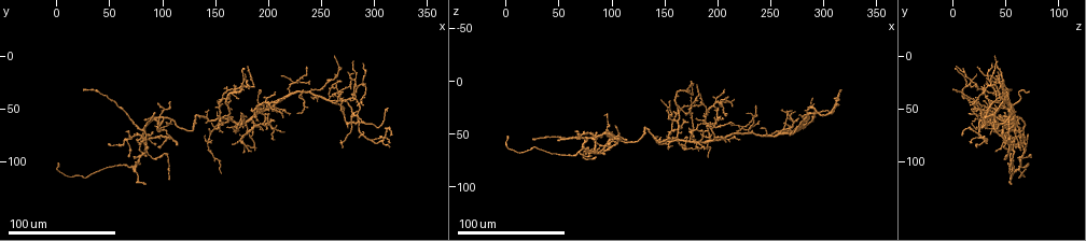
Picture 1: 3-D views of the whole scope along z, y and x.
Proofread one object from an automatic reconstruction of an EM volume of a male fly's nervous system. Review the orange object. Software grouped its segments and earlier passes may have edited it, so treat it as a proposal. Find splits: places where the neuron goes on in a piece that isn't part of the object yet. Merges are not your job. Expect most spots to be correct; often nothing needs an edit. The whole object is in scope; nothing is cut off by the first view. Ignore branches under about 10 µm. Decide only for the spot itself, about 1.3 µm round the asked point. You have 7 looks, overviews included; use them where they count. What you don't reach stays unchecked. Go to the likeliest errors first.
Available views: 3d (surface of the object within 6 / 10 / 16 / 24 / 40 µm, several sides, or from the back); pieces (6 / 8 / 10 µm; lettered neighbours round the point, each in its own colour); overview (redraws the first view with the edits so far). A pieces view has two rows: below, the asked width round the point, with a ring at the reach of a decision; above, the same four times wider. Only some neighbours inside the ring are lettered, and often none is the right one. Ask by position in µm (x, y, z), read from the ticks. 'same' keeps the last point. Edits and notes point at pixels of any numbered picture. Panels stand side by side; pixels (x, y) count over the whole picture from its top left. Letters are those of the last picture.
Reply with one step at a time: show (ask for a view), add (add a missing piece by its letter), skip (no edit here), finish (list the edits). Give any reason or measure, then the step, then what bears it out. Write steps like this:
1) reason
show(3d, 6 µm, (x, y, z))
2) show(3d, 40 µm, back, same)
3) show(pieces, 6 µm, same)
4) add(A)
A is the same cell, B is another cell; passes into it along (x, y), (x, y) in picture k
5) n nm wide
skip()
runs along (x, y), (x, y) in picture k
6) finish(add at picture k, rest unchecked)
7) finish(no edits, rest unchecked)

free end
show(3d, 40 µm, (190, 32, 72))

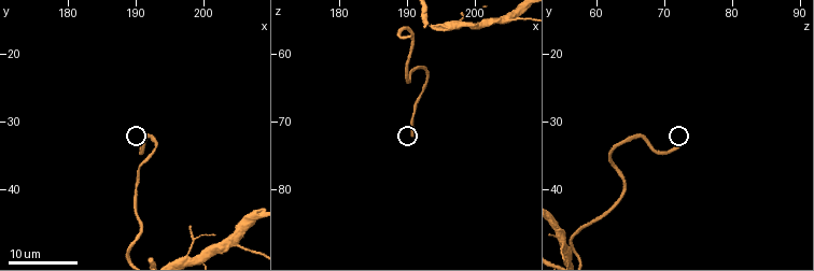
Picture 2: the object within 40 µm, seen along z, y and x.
zoom in
show(3d, 6 µm, (190.5, 34.0, 72.0))

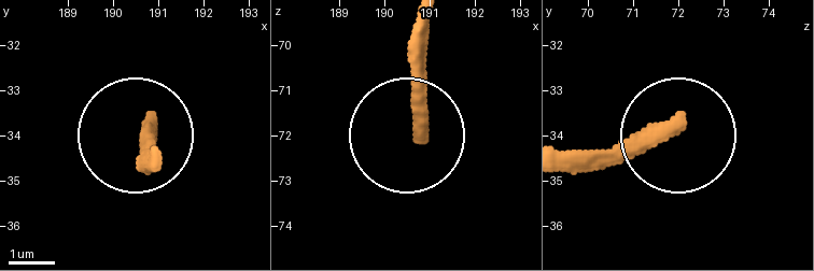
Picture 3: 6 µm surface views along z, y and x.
show(pieces, 6 µm, (190.80, 33.80, 71.95))

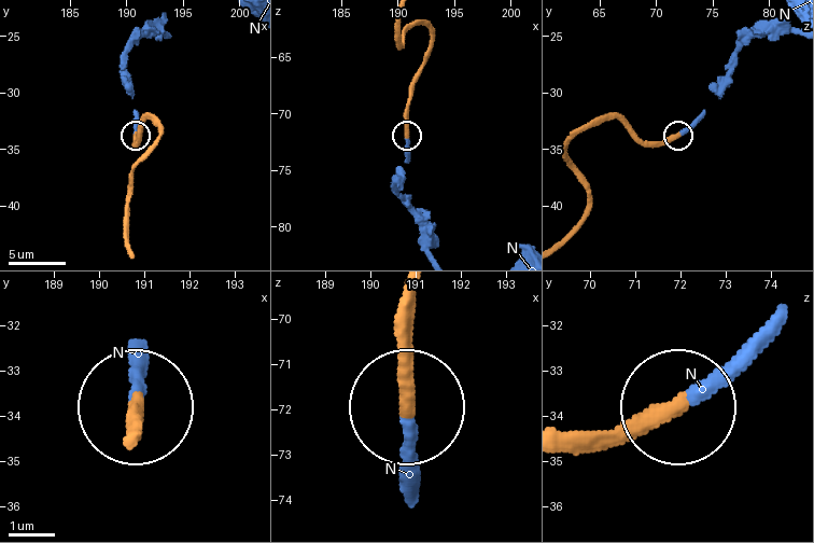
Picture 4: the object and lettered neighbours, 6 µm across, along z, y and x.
add(N)
N is the same cell; passes into it along (143, 430), (131, 360) in picture 4; the neuron continues

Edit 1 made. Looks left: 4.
show(overview)

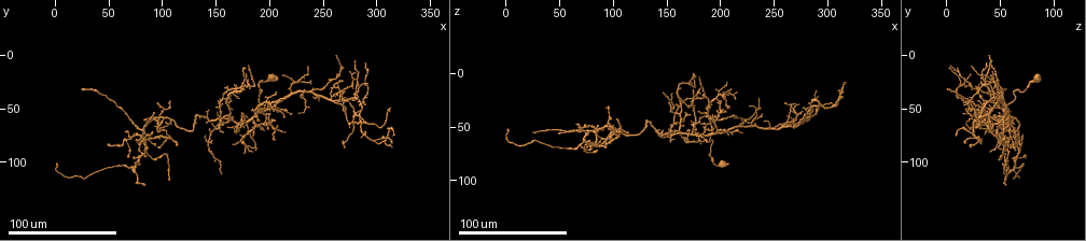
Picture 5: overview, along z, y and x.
show(3d, 40 µm, (208, 32, 8))

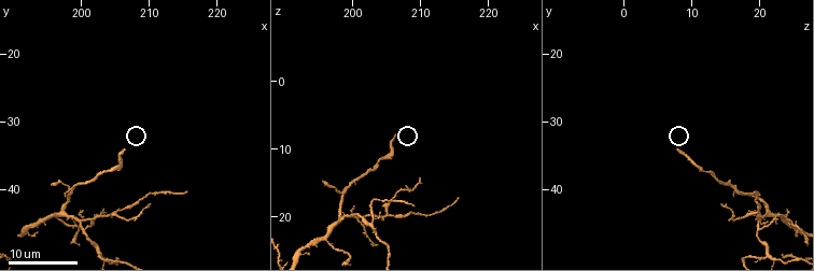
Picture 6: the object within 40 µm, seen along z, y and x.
see the neighbours
show(pieces, 8 µm, (206.5, 34.5, 8.0))

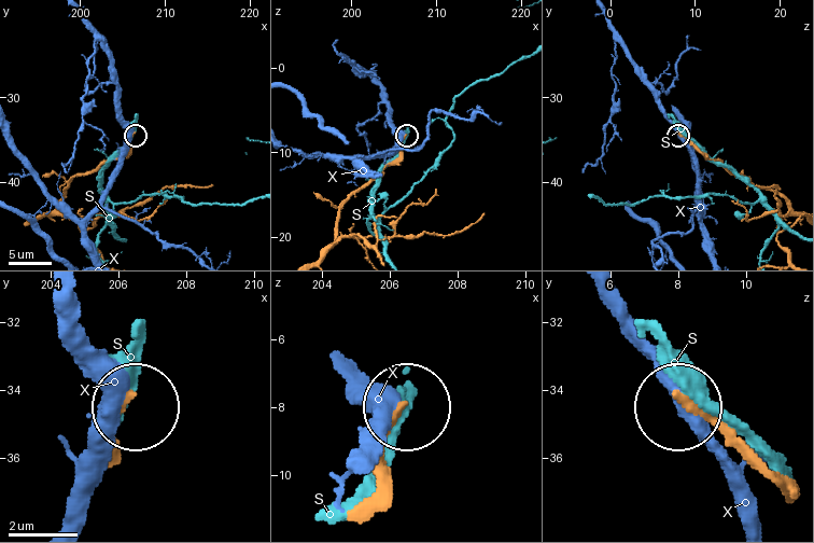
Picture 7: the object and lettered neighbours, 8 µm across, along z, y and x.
skip()
S and X are other cells; runs along (366, 496), (381, 435), (398, 412) in picture 7; none of them fits

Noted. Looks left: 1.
finish(add at picture 4, rest unchecked)

